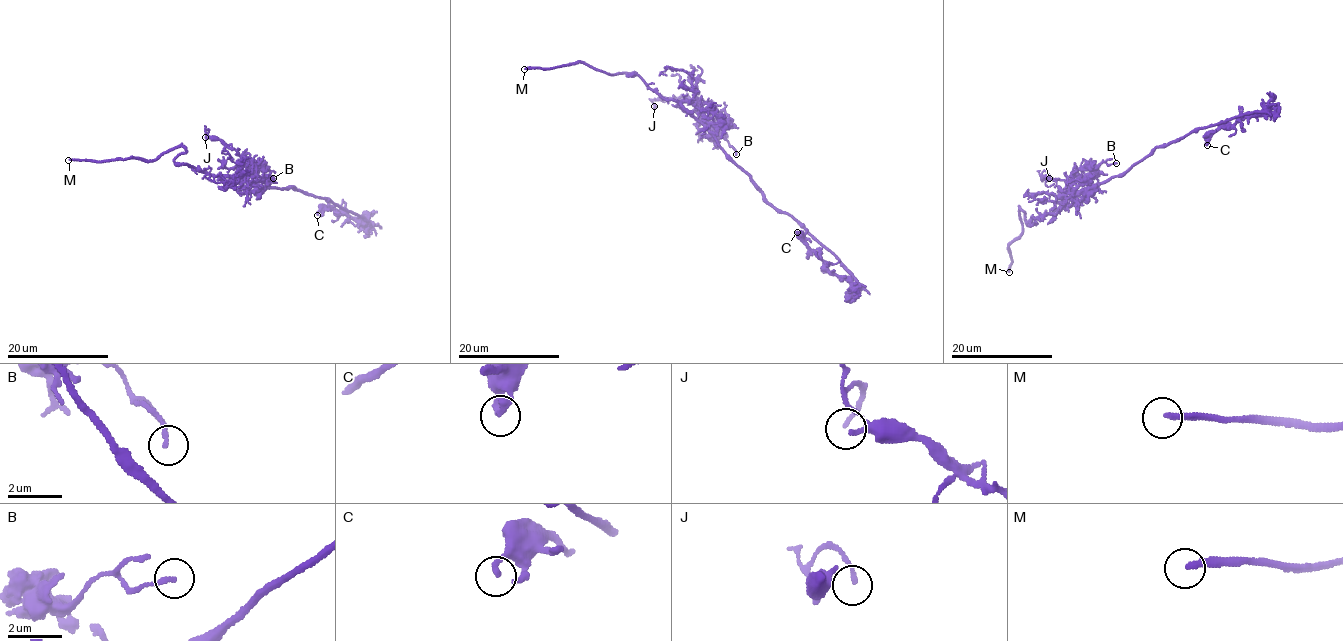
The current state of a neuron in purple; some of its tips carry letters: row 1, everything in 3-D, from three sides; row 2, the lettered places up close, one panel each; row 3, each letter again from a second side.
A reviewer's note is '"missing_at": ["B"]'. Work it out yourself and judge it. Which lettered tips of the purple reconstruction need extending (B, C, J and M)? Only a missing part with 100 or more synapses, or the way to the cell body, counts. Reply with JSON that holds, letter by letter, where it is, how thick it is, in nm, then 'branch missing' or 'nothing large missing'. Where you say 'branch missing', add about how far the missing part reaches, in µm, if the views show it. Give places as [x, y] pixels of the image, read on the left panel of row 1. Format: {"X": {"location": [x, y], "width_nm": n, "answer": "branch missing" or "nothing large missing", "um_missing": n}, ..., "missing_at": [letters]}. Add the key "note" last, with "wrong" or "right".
{"B": {"location": [273, 178], "width_nm": 160, "answer": "nothing large missing"}, "C": {"location": [317, 215], "width_nm": 240, "answer": "nothing large missing"}, "J": {"location": [205, 137], "width_nm": 110, "answer": "nothing large missing"}, "M": {"location": [68, 160], "width_nm": 200, "answer": "branch missing", "um_missing": 15}, "missing_at": ["M"], "note": "wrong"}

